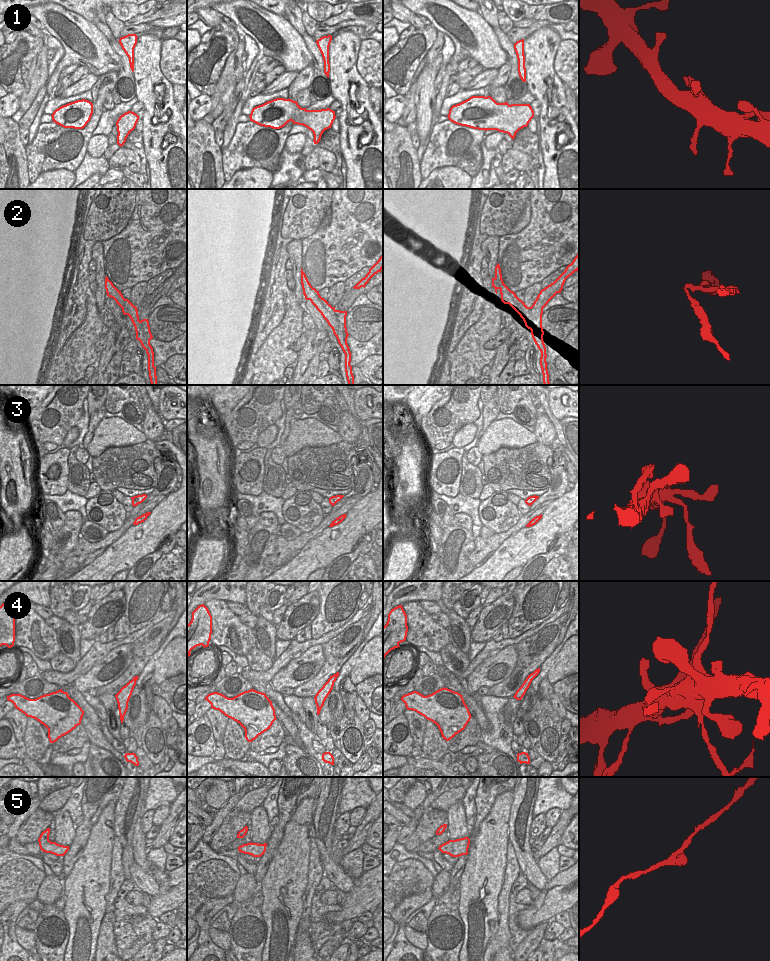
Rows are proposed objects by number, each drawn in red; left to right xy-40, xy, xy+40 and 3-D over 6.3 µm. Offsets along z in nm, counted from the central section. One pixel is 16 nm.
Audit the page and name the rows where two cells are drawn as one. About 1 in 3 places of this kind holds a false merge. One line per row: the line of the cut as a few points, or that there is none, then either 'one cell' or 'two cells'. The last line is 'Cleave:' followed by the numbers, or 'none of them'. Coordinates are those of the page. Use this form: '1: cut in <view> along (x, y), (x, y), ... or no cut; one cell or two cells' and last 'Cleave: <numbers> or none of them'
1: no cut; one cell
2: cut in xy+40 along (530, 307), (532, 336); two cells
3: no cut; one cell
4: cut in xy along (329, 678), (330, 683), (333, 685); two cells
5: no cut; one cell
Cleave: 2, 4

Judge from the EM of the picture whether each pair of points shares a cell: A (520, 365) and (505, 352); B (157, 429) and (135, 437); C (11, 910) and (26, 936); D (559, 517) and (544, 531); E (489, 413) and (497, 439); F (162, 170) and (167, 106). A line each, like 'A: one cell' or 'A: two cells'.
A: two cells
B: two cells
C: two cells
D: one cell
E: two cells
F: one cell

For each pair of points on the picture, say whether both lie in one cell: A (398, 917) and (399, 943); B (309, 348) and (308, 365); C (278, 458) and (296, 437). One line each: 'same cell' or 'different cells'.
A: same cell
B: same cell
C: different cells

